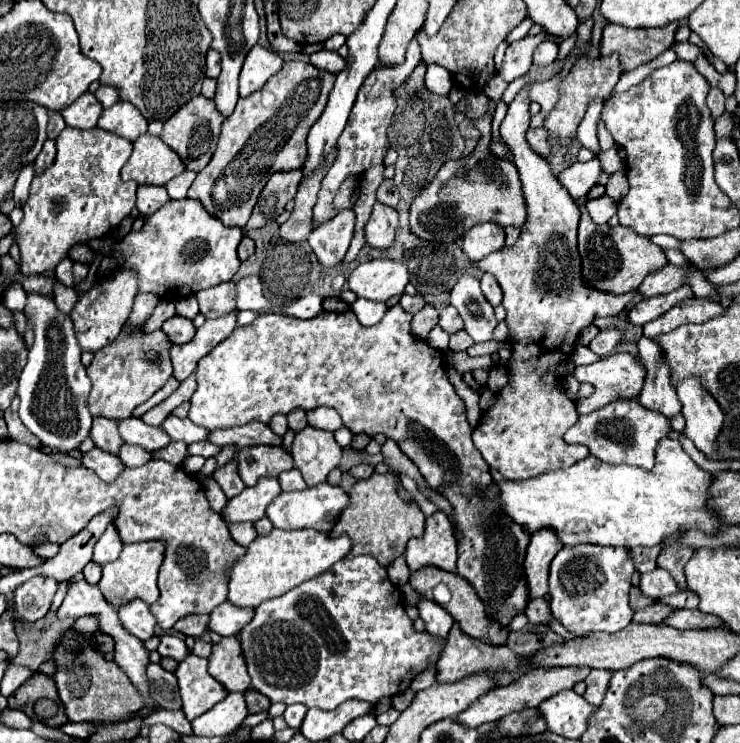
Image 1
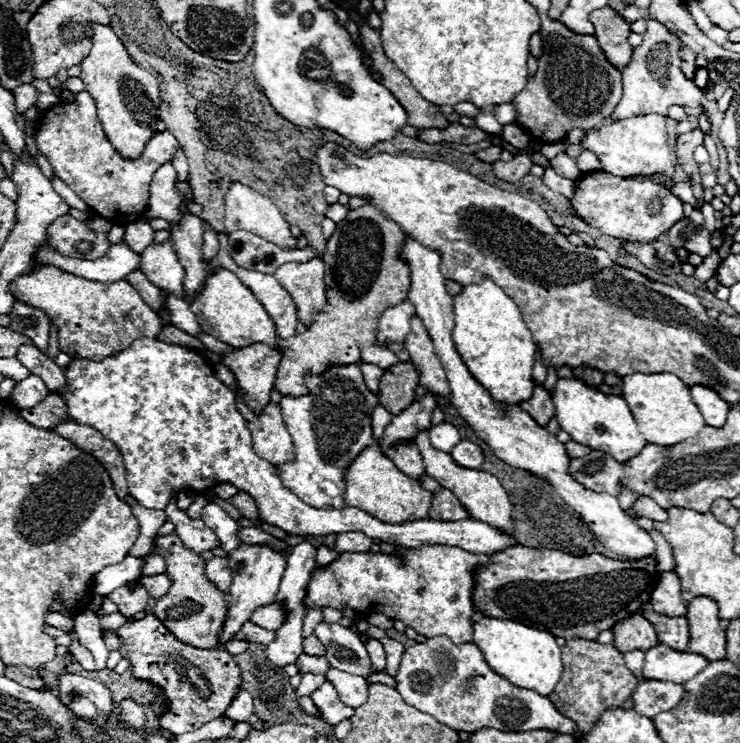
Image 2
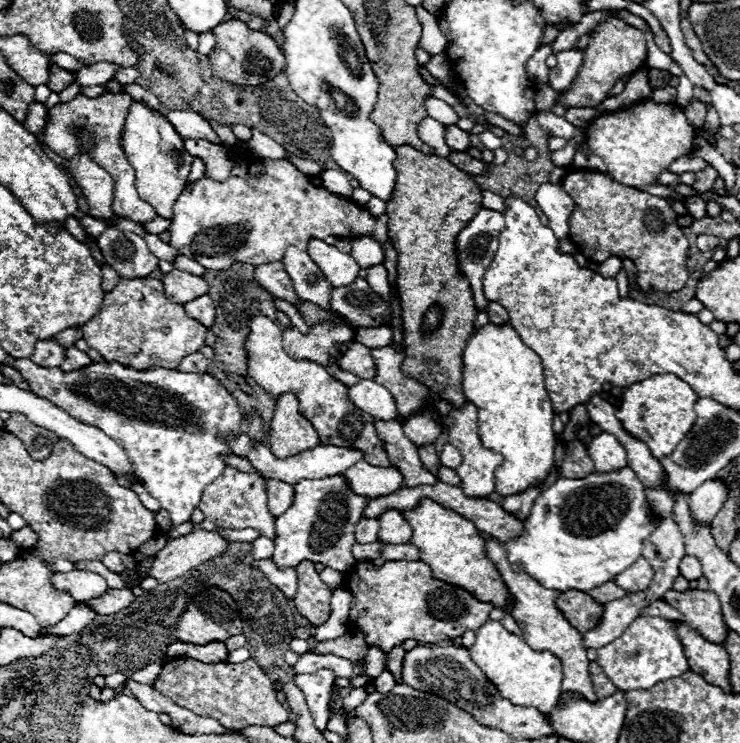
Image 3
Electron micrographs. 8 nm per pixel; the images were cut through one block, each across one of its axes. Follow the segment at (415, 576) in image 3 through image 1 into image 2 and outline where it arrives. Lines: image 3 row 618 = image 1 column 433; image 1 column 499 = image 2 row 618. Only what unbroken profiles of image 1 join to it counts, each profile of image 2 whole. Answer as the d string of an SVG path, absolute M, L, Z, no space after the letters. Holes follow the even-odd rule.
M512 546L512 548L506 548L506 550L502 550L502 552L490 554L490 562L488 562L486 566L478 568L478 570L472 572L472 574L474 574L474 594L472 594L474 610L484 612L484 616L500 616L500 618L504 618L504 620L520 620L520 624L532 624L532 628L544 628L544 632L552 632L554 636L564 636L566 640L570 640L572 636L584 636L584 640L596 640L602 630L612 628L618 620L628 618L628 616L632 616L632 614L636 614L636 612L642 612L642 610L646 608L646 604L650 602L650 594L652 594L652 590L656 588L658 578L660 578L660 570L658 570L656 556L622 562L622 560L606 558L606 556L602 556L602 554L568 556L568 554L556 552L556 550L534 550L534 548L526 548L526 546Z

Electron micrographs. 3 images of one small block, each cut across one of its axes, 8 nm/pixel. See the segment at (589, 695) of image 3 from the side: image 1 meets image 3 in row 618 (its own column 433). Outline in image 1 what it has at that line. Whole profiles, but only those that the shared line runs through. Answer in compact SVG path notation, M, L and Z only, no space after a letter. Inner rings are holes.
M444 512L426 518L426 530L420 538L410 538L406 544L406 564L410 572L422 566L436 566L446 572L456 572L456 540L452 524Z

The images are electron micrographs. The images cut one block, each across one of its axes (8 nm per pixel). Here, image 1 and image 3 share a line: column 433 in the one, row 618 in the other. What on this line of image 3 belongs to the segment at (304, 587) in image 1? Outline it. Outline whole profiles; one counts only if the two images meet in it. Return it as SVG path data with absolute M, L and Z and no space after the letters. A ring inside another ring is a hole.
M638 616L622 632L622 636L598 650L596 662L620 690L648 690L660 680L676 678L690 670L676 628L672 626L672 622L654 616Z

